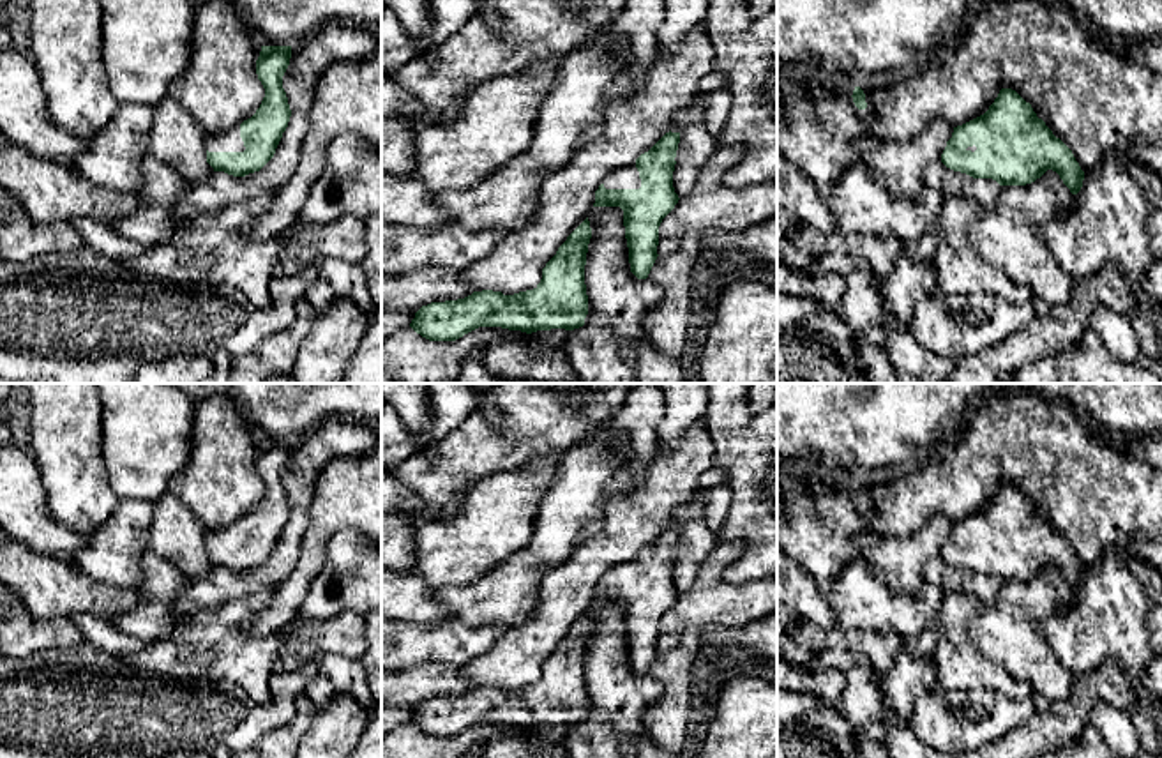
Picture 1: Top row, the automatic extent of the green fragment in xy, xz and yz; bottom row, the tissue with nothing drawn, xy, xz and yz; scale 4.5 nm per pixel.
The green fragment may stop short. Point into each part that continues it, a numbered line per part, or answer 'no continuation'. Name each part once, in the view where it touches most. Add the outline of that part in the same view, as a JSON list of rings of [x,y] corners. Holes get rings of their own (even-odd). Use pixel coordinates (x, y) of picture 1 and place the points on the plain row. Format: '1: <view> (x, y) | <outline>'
1: xy (230, 536) | [[[240,519],[221,530],[212,530],[207,537],[208,548],[244,548],[244,537],[240,534]]]

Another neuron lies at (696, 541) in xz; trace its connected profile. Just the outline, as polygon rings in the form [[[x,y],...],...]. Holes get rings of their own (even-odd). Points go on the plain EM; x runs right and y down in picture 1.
[[[696,502],[678,507],[669,527],[680,530],[673,583],[678,594],[683,594],[694,585],[703,560],[719,546],[721,539],[706,525]]]

